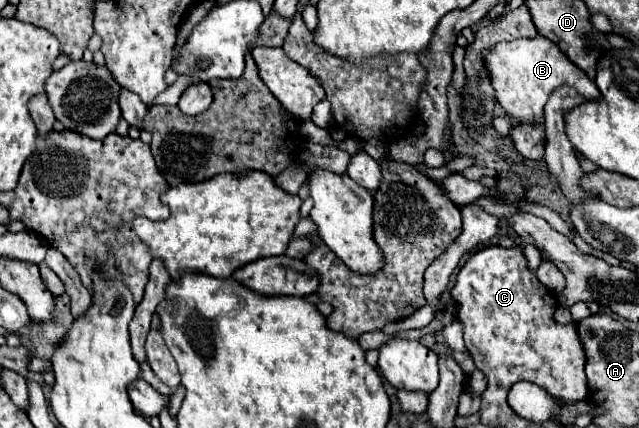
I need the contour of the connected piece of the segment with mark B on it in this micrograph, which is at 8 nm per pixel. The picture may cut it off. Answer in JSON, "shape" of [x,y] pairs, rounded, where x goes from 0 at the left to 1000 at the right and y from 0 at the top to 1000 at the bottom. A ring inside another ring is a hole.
{"shape":[[[840,82],[837,91],[787,96],[775,105],[775,114],[762,124],[762,161],[768,161],[768,194],[790,264],[806,283],[825,292],[844,292],[850,283],[850,250],[862,217],[878,199],[903,208],[903,217],[909,217],[915,231],[941,227],[934,199],[903,152],[881,133],[875,110],[856,96],[850,82]]]}

